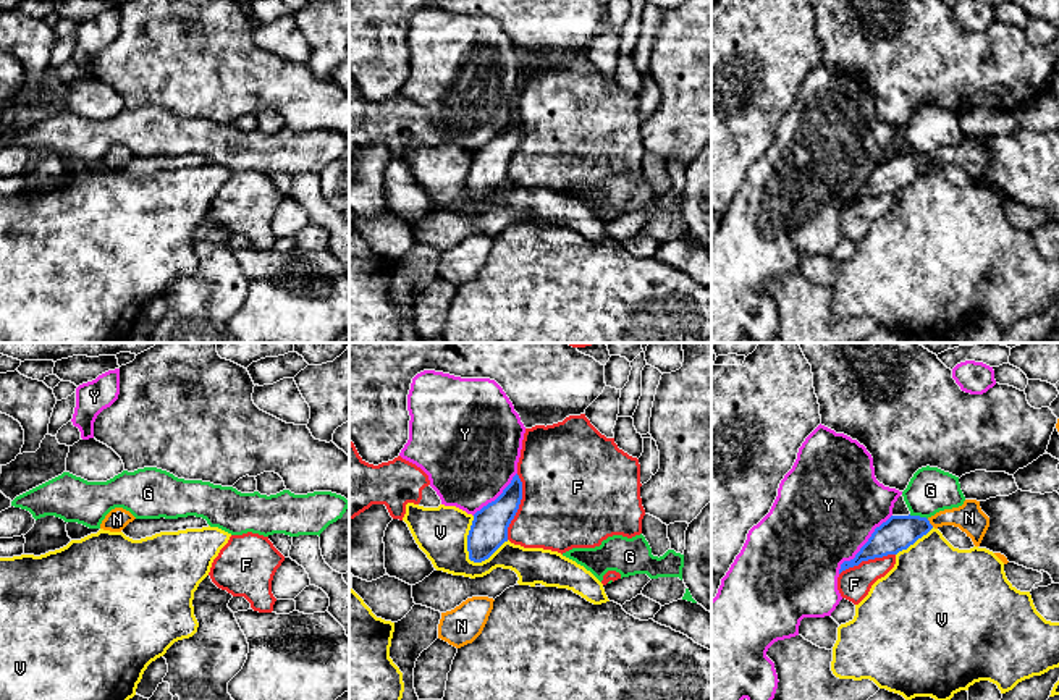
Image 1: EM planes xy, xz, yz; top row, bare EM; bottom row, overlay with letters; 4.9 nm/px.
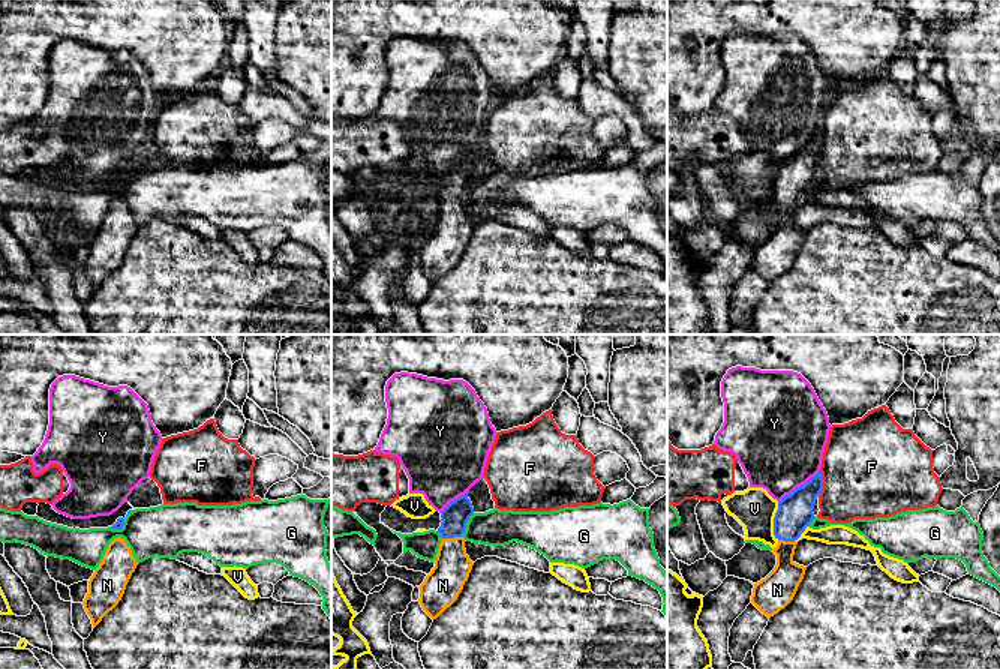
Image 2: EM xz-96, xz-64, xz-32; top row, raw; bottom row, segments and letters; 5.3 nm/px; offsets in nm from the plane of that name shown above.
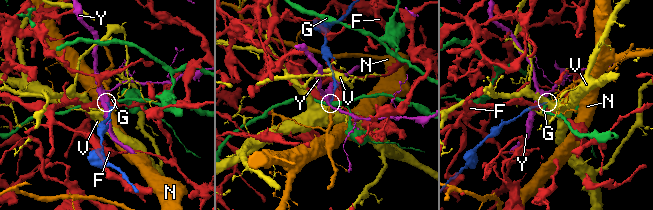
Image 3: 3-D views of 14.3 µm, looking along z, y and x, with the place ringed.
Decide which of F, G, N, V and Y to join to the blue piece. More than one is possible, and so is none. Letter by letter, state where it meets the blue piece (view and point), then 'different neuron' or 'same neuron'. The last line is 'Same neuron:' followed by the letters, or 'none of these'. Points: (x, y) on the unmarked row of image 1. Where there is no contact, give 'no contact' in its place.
F: meets blue in xz at (518, 144); different neuron
G: meets blue in yz at (919, 154); different neuron
N: meets blue in yz at (928, 160); same neuron
V: meets blue in xz at (487, 196); different neuron
Y: meets blue in yz at (864, 183); different neuron
Same neuron: N

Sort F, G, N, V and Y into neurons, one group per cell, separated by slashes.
F / G / N / V / Y

